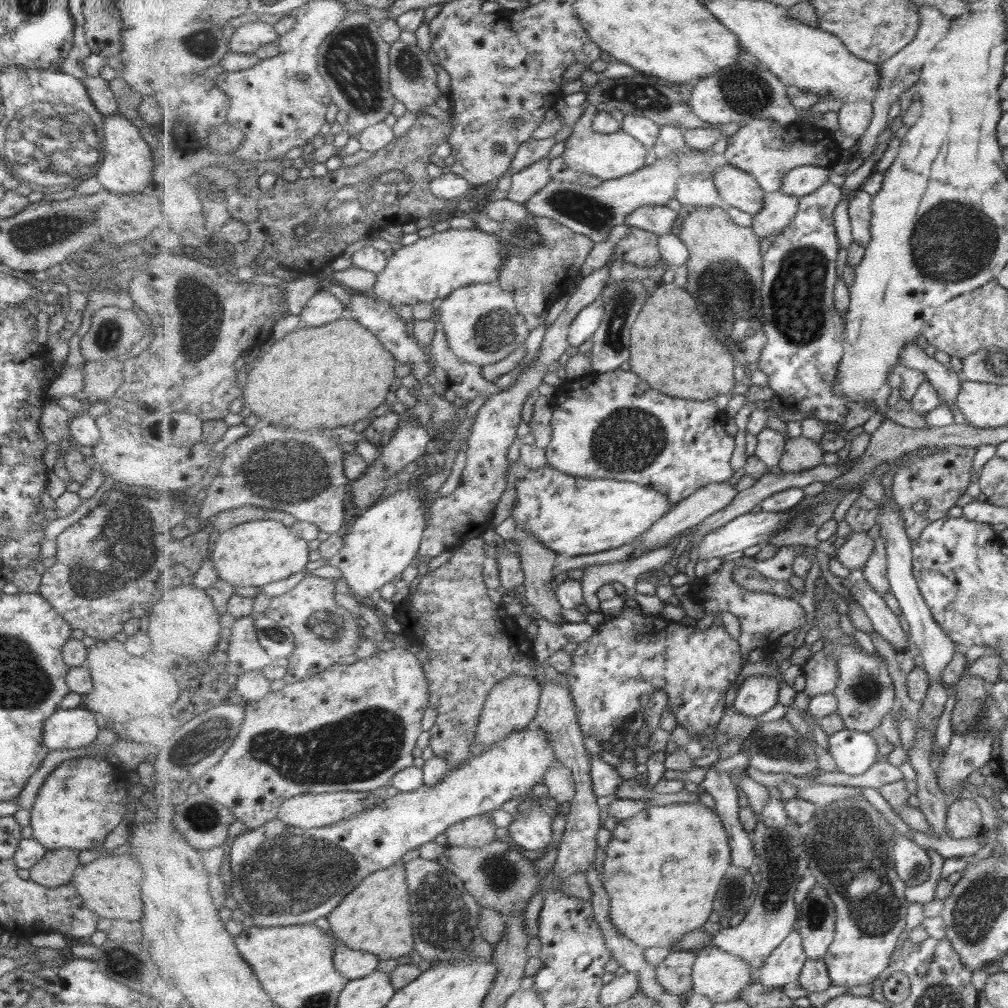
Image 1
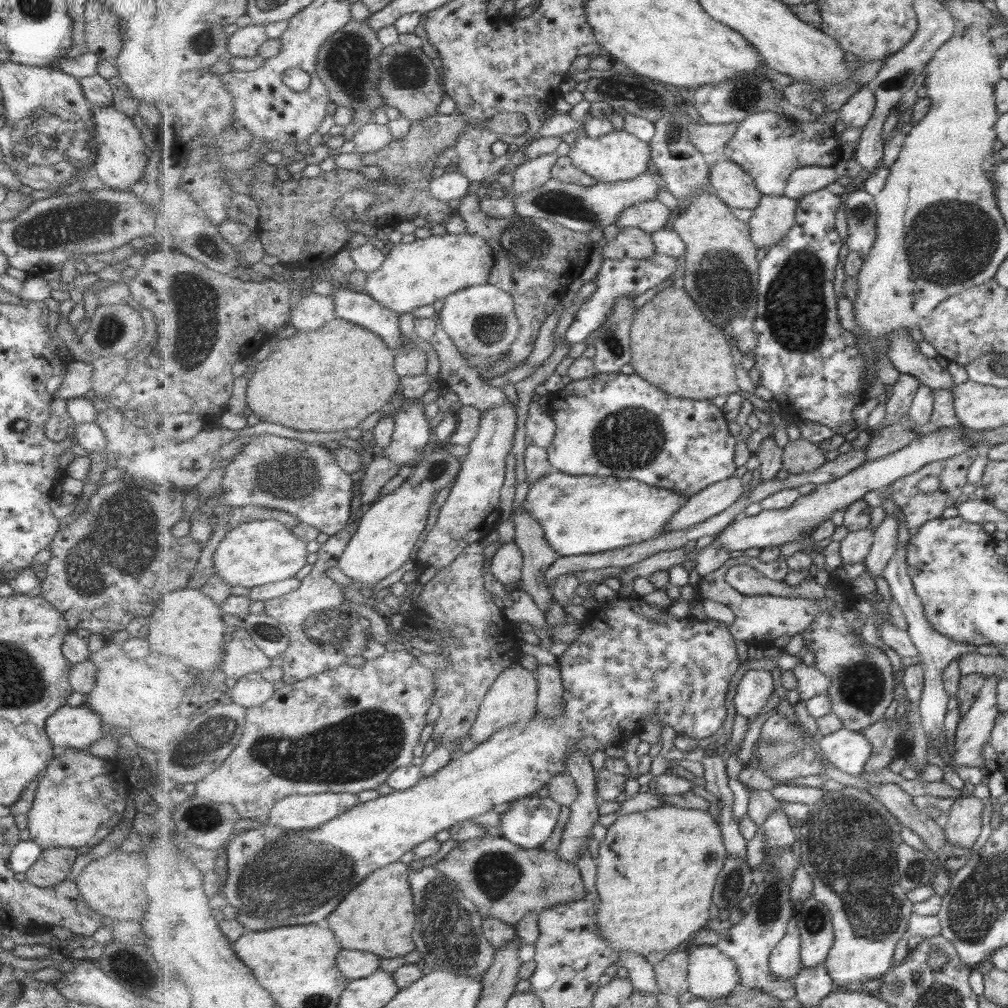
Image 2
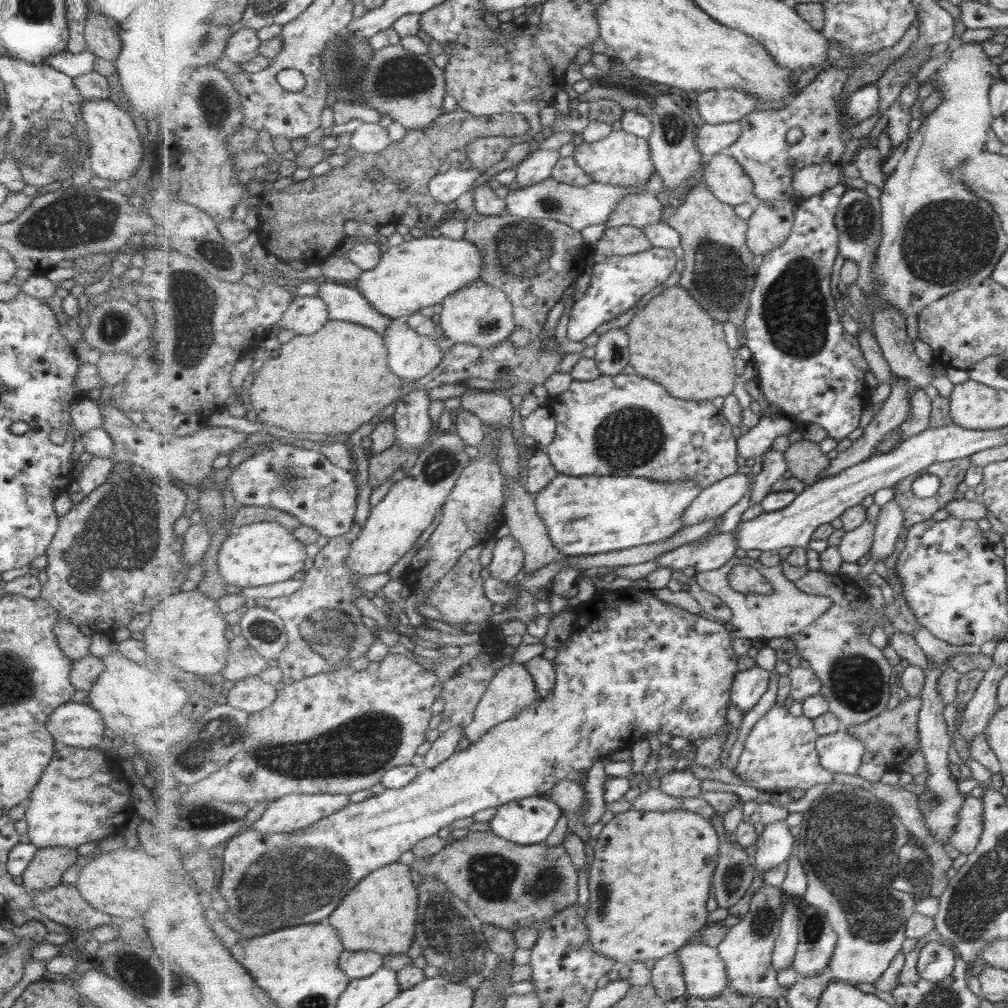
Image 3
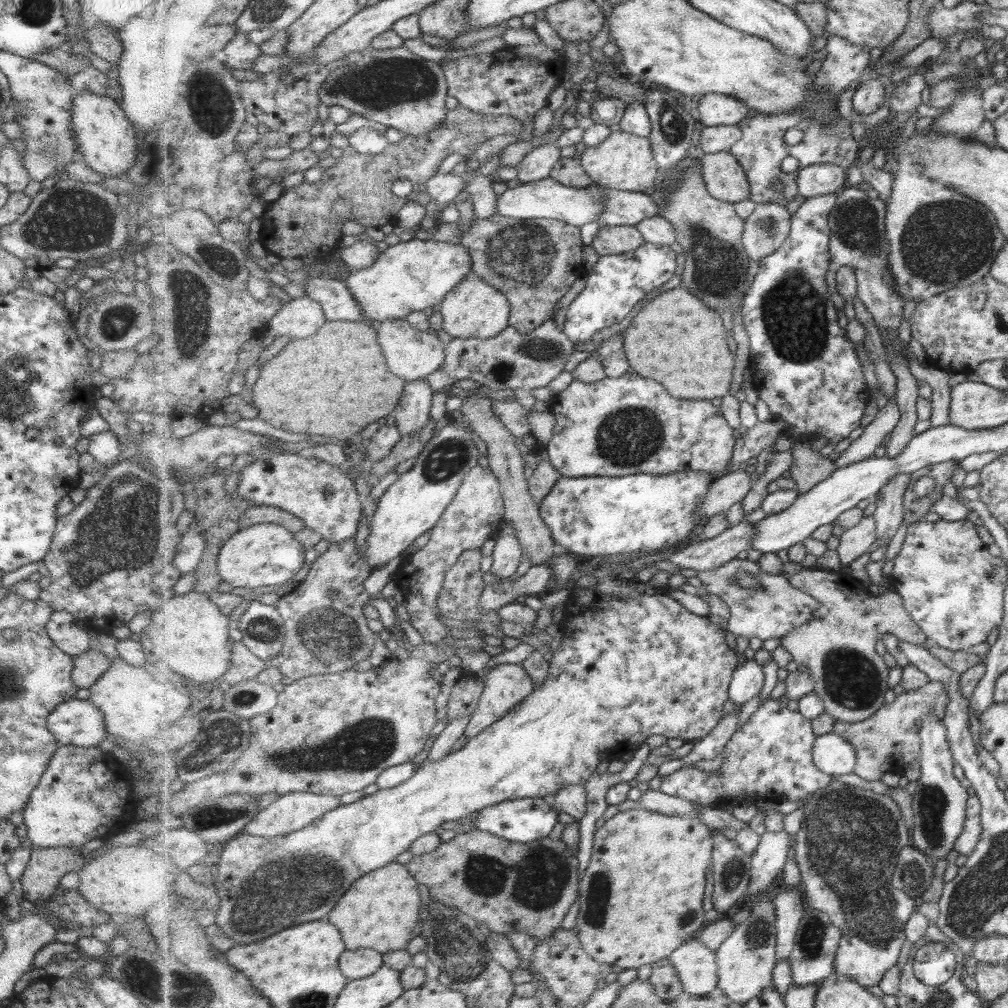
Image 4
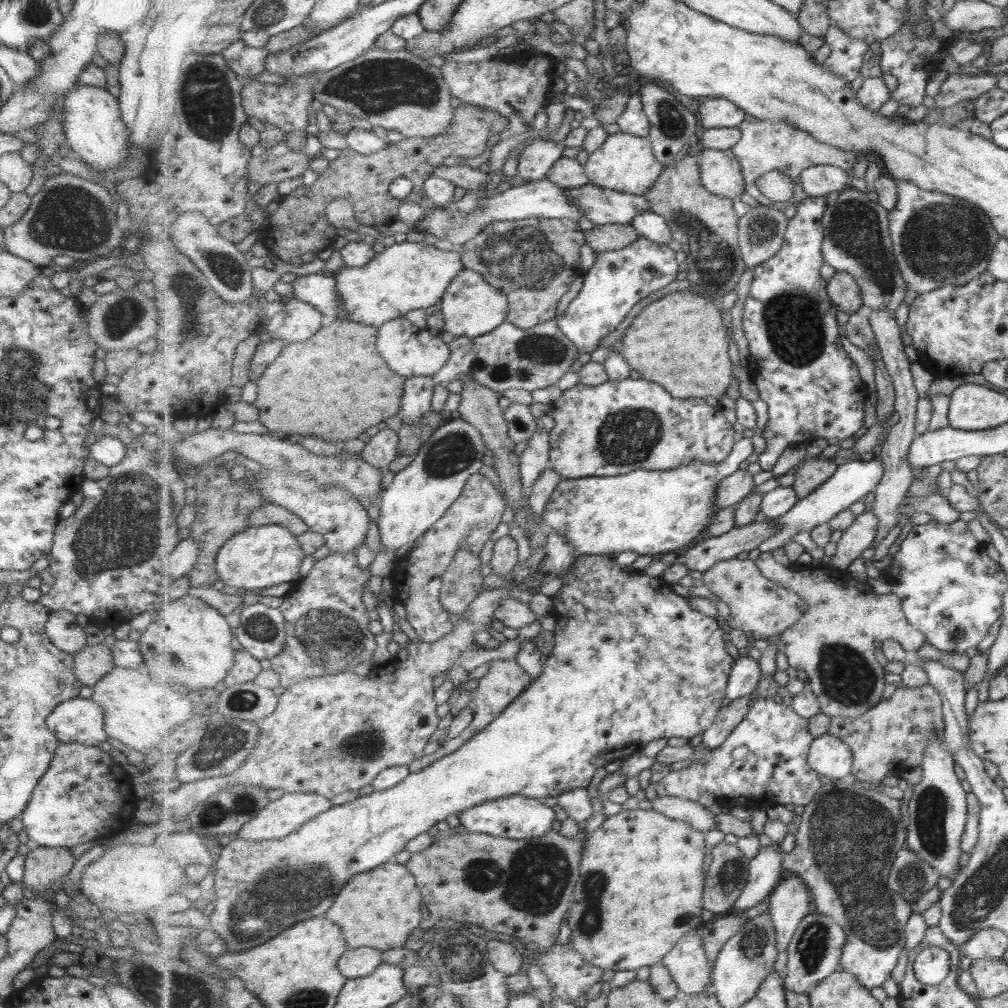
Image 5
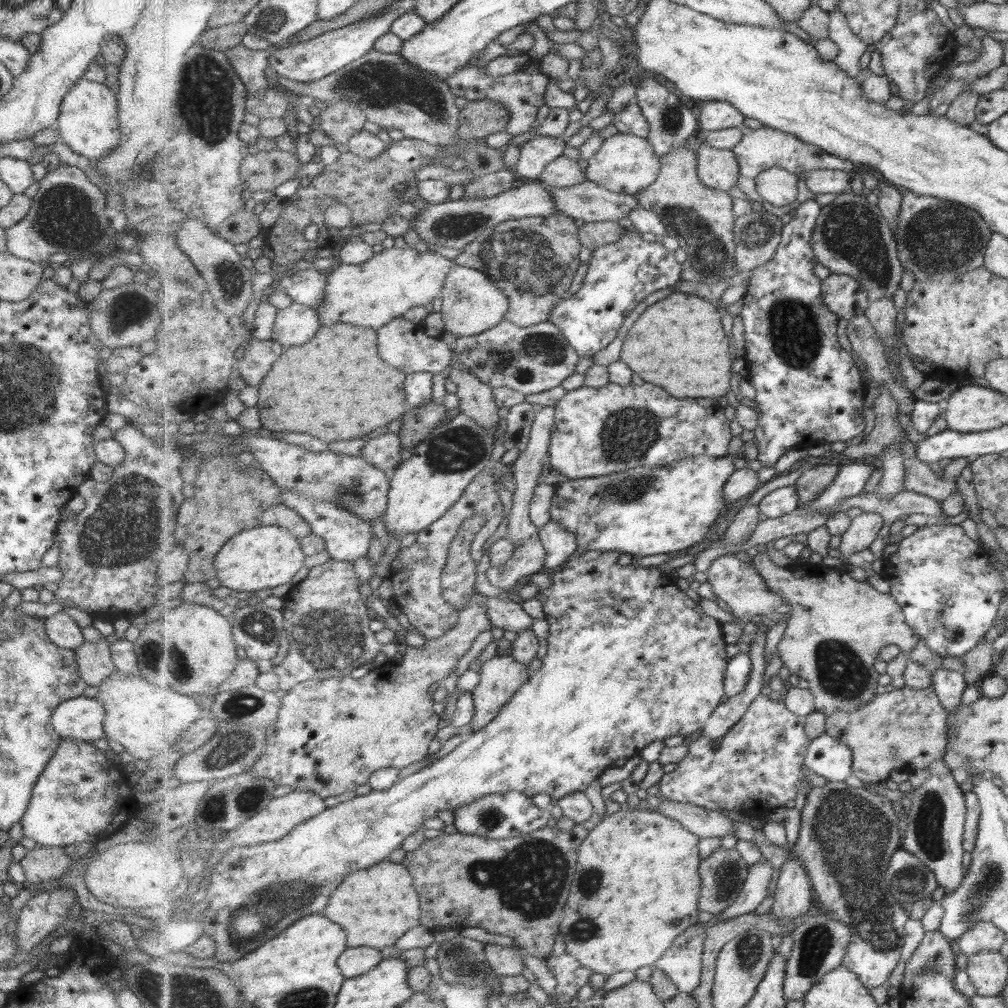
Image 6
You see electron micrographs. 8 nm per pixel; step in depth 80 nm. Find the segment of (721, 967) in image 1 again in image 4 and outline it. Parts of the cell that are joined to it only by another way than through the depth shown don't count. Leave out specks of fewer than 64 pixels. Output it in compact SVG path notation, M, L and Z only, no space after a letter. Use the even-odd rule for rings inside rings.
M696 936L679 946L669 957L677 969L686 993L709 995L718 987L719 964L716 950Z

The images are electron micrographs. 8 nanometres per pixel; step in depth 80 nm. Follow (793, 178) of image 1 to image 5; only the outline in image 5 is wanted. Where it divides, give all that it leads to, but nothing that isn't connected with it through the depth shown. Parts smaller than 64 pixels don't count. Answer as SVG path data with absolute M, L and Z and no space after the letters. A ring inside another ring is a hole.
M831 164L806 168L800 174L803 188L810 197L827 196L829 192L843 192L851 187L848 171Z

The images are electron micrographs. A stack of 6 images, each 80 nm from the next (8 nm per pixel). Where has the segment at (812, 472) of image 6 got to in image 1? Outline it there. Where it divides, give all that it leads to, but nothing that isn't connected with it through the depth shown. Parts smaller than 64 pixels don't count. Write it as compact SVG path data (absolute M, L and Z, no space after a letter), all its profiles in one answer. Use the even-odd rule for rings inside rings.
M805 436L790 438L785 446L784 454L778 470L784 473L807 471L823 465L822 446Z

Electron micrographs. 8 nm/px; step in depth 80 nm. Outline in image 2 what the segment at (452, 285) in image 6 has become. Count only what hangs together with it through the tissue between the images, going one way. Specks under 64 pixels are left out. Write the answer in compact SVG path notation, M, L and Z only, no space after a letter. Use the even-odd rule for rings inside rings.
M478 284L445 298L439 325L449 333L463 354L501 360L511 350L522 325L516 315L514 297L494 284Z

